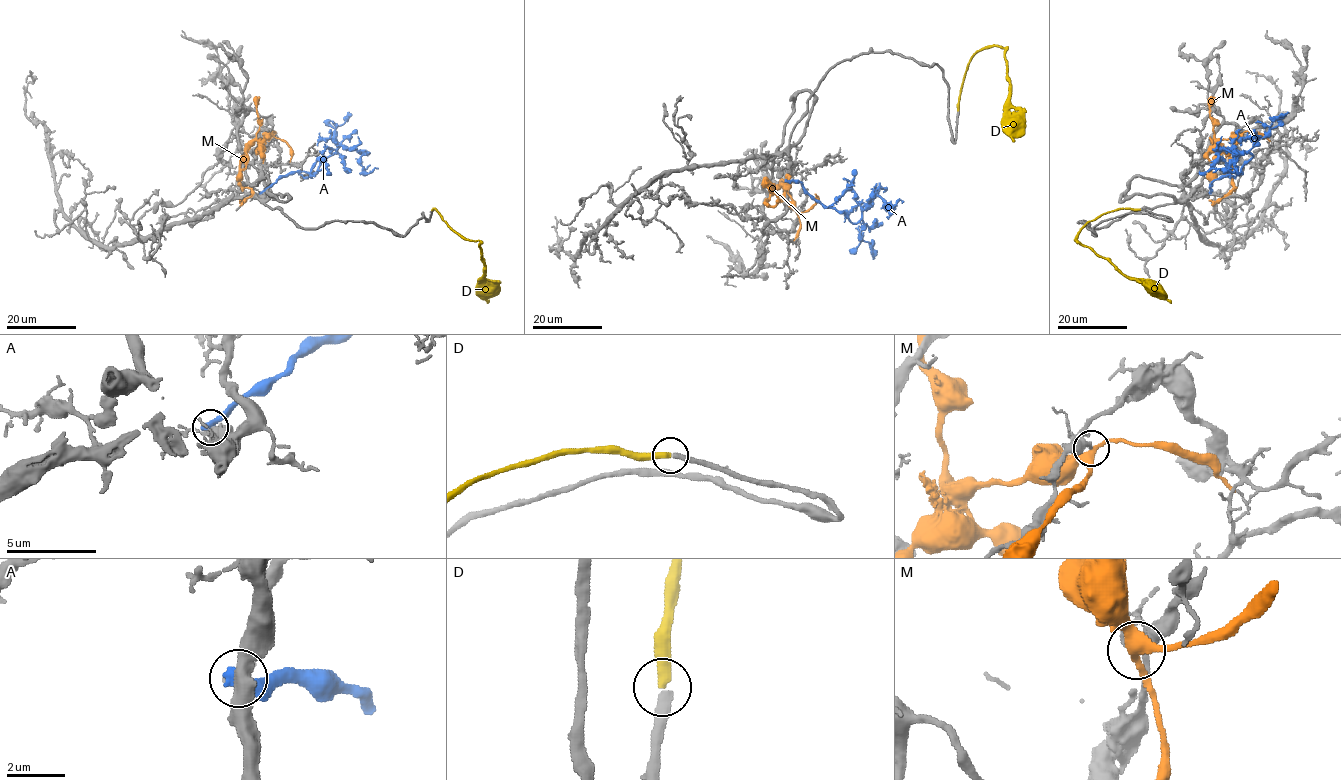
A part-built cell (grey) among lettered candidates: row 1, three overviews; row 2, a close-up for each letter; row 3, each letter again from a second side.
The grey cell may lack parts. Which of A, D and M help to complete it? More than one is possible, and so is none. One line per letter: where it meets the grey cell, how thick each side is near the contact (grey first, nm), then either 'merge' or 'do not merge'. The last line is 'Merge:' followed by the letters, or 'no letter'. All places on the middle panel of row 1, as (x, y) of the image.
A: (786, 180) | 500/440 nm | do not merge
D: (958, 111) | 360/360 nm | merge
M: (797, 212) | 280/320 nm | do not merge
Merge: D

